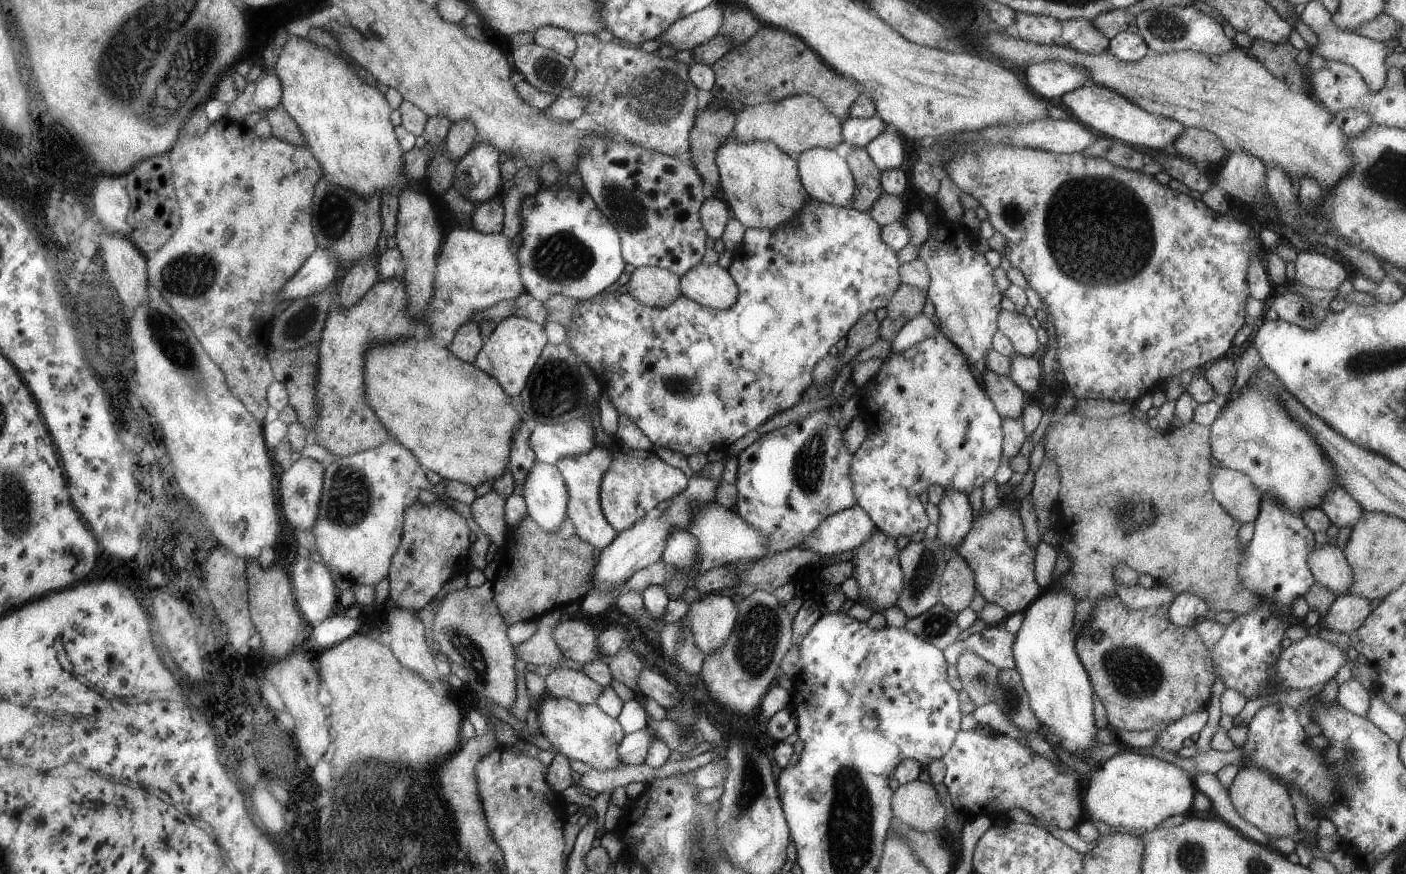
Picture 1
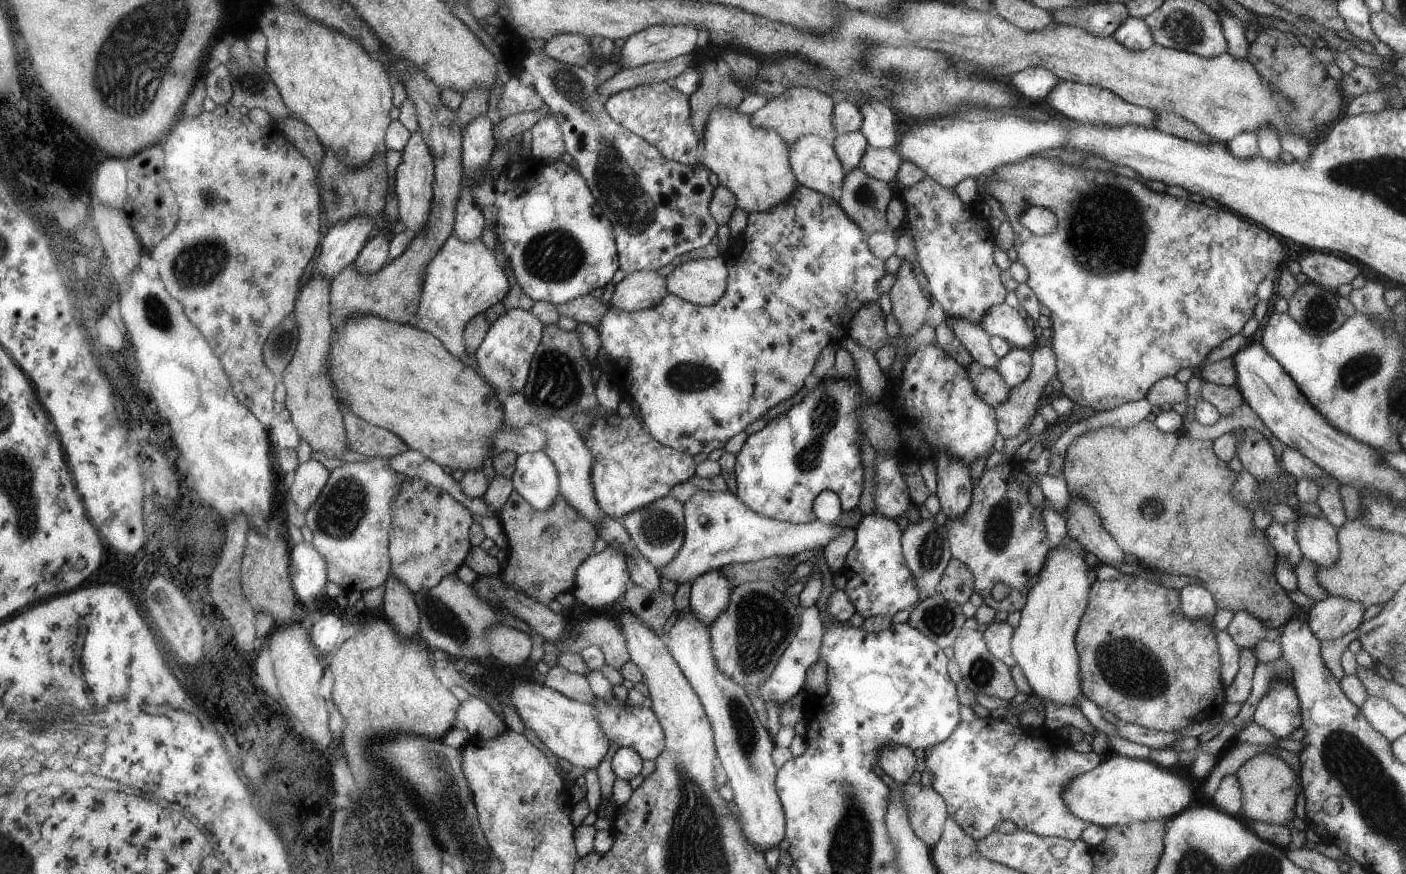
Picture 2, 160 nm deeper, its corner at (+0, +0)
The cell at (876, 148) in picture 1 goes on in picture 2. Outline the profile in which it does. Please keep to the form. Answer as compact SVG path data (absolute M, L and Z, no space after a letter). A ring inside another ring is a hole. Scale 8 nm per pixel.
M881 99L856 106L864 117L859 131L866 137L867 144L877 149L893 148L899 137L894 110Z

